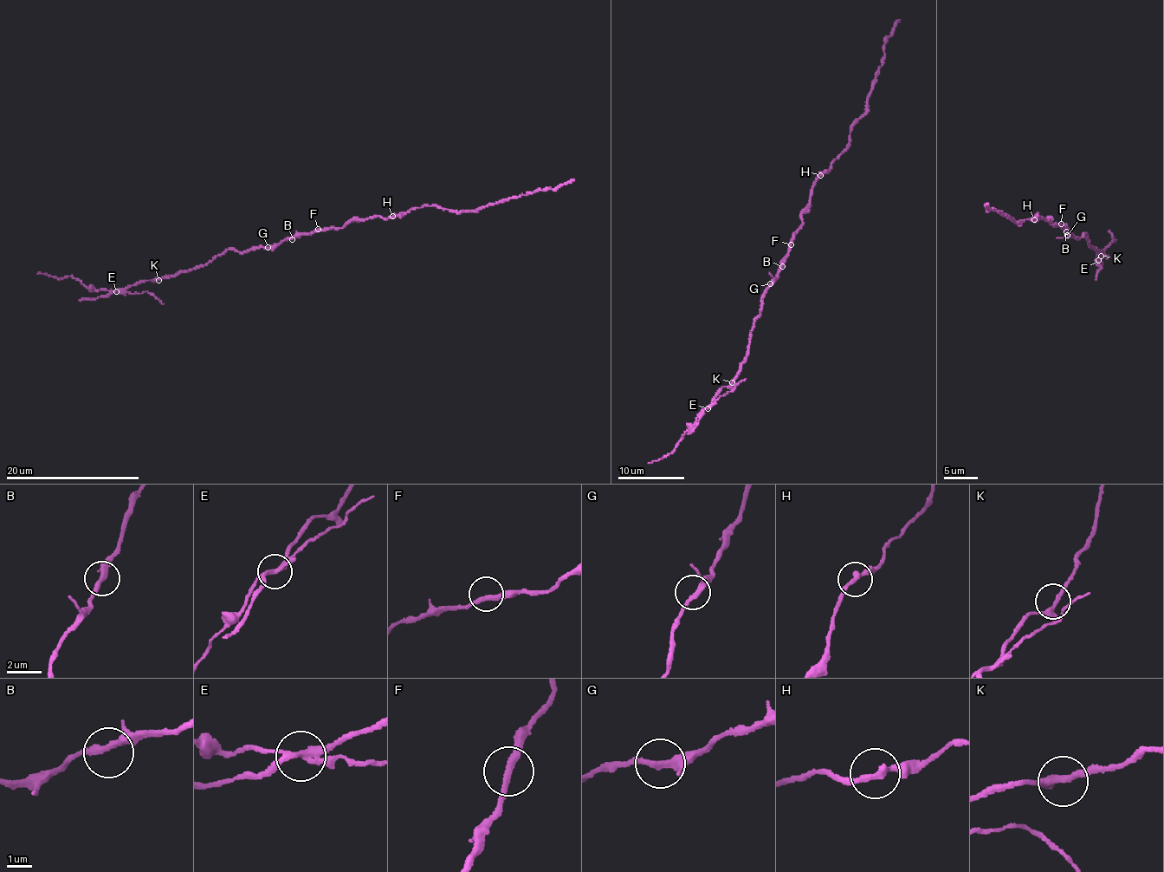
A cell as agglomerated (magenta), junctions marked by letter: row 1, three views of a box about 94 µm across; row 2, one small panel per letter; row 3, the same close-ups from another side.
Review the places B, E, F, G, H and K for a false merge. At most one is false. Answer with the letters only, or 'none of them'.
E

